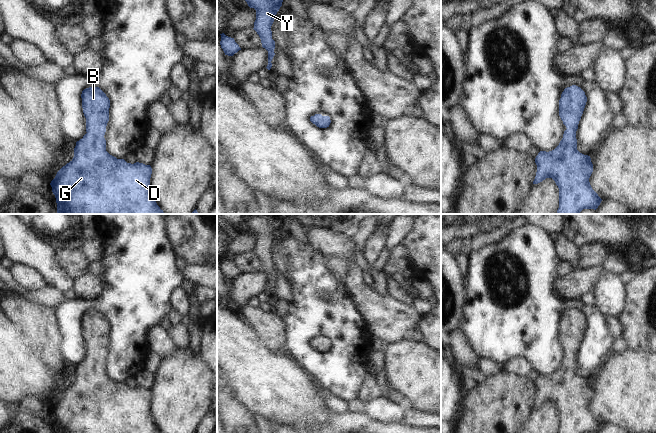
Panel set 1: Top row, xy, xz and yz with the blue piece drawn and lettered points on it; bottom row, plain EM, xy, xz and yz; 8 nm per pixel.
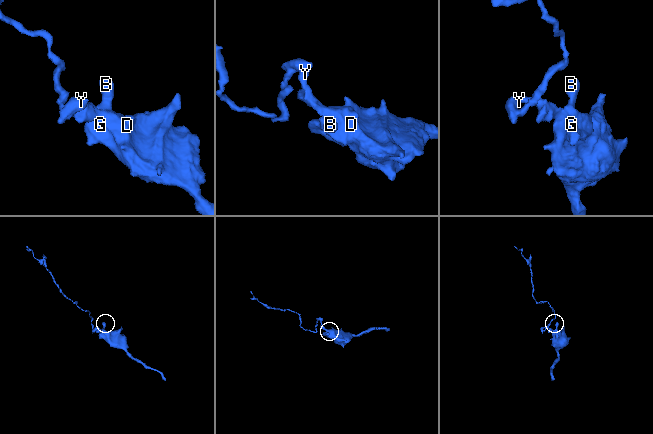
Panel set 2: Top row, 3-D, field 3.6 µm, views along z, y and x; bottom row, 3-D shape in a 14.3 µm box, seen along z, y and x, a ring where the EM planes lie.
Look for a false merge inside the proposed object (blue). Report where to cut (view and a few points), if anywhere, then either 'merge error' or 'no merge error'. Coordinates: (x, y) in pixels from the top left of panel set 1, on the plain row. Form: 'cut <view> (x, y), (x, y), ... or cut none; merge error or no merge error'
cut none; no merge error

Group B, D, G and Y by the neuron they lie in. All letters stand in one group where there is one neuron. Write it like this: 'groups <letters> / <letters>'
groups B D G Y

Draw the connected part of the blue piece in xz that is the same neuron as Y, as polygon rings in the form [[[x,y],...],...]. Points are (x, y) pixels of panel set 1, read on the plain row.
[[[256,215],[249,216],[244,222],[248,230],[256,234],[253,253],[259,259],[262,271],[268,275],[268,289],[266,292],[270,294],[272,291],[271,285],[275,279],[275,265],[272,263],[271,250],[275,239],[282,230],[283,221],[271,216]]]

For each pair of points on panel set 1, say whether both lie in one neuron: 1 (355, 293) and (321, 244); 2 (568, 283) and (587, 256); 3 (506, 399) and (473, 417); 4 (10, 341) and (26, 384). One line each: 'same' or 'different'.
1: different
2: different
3: same
4: same

